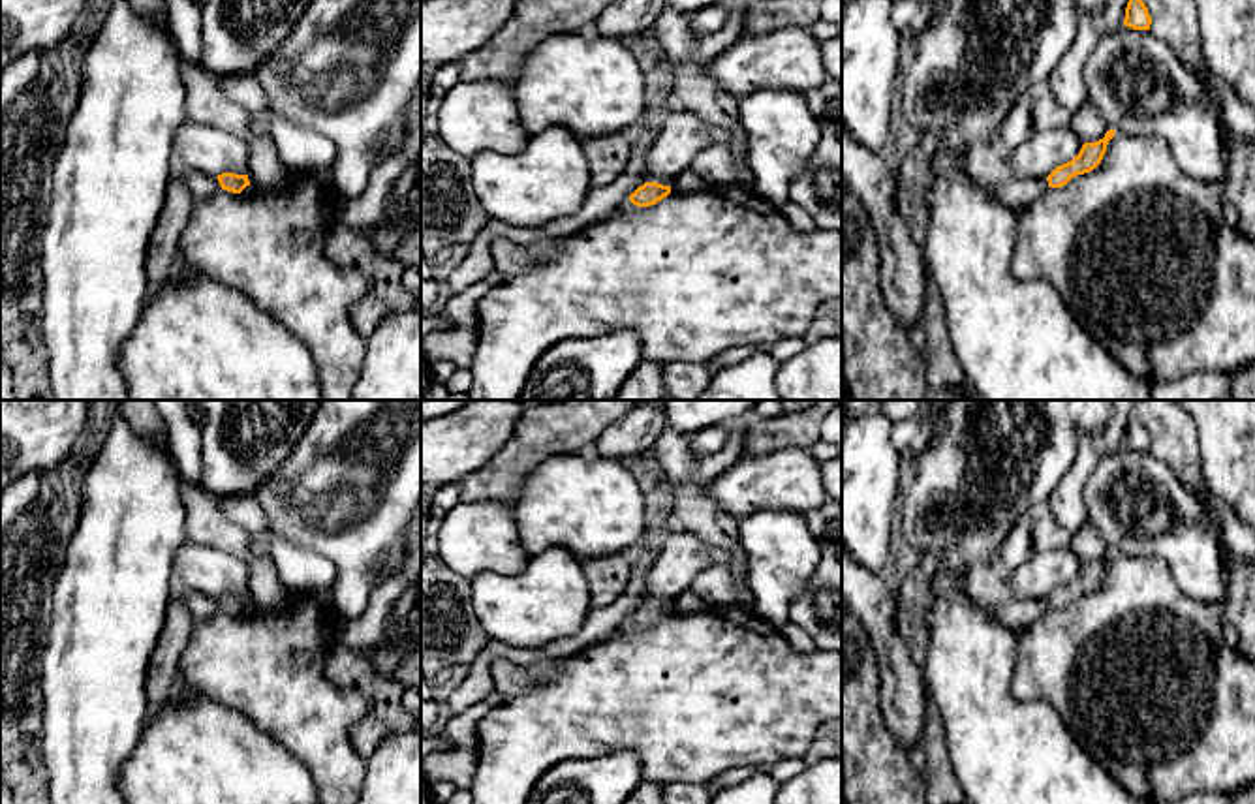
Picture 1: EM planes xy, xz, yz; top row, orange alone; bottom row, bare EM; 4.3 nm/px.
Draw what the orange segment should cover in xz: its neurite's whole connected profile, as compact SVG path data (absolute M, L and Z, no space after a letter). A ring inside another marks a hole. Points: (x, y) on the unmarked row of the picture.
M644 603L629 616L629 622L637 627L650 627L667 618L669 614L671 607L663 607L658 603Z

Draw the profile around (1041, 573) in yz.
M1069 549L1033 552L1009 575L1015 597L1046 599L1058 586L1078 577L1084 562Z

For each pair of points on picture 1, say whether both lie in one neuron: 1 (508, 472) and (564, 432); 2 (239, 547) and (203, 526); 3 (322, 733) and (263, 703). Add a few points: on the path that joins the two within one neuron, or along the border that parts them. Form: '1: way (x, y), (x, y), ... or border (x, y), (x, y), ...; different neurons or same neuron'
1: way (521, 459), (551, 432); same neuron
2: way (230, 538), (213, 528); same neuron
3: way (307, 726), (301, 726), (278, 703); same neuron

